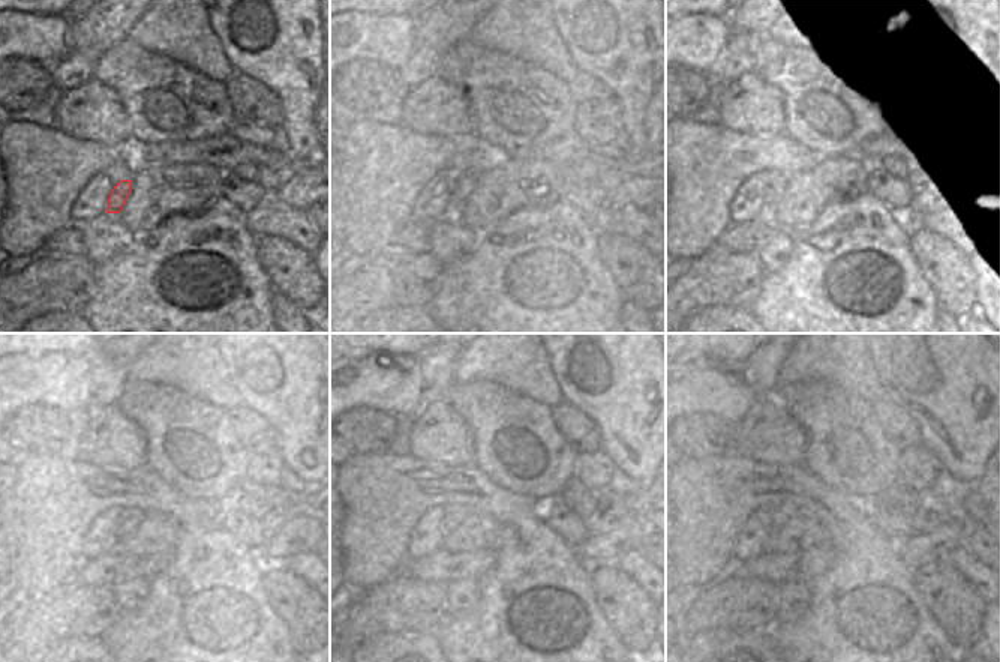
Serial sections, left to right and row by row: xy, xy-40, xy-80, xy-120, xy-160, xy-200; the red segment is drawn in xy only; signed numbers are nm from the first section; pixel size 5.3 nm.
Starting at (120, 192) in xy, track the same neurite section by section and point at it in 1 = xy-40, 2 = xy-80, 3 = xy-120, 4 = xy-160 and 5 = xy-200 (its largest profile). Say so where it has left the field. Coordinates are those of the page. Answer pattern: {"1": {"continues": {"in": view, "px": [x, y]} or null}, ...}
{"1": {"continues": {"in": "xy-40", "px": [465, 186]}}, "2": {"continues": {"in": "xy-80", "px": [801, 182]}}, "3": {"continues": {"in": "xy-120", "px": [131, 517]}}, "4": {"continues": {"in": "xy-160", "px": [455, 515]}}, "5": {"continues": {"in": "xy-200", "px": [784, 512]}}}

